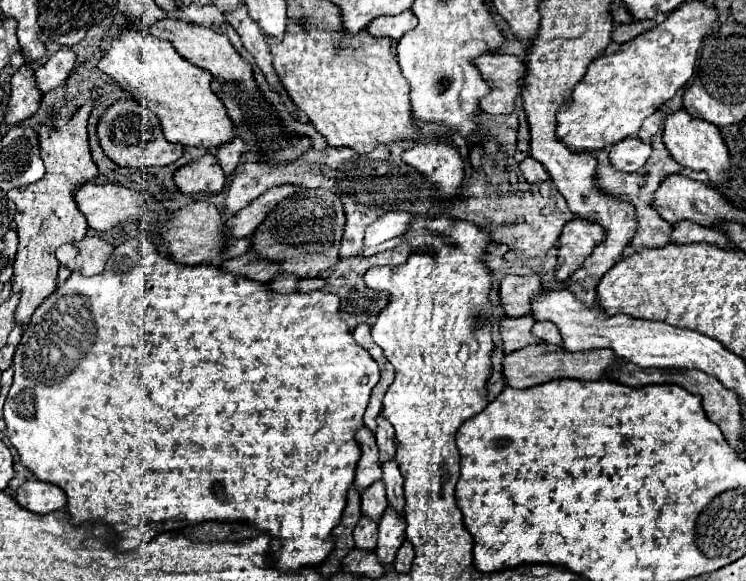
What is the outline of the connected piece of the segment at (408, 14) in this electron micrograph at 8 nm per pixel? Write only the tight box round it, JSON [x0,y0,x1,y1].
[368,10,416,40]

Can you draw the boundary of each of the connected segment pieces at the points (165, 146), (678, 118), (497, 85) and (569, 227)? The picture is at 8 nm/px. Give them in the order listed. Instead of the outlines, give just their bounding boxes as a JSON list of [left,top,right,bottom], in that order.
[[98,100,184,168],[664,110,730,186],[476,54,526,114],[556,218,604,280]]

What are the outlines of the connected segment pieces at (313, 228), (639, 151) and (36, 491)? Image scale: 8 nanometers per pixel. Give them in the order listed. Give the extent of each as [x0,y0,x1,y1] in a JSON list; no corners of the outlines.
[[252,188,346,278],[610,136,652,172],[16,480,66,514]]

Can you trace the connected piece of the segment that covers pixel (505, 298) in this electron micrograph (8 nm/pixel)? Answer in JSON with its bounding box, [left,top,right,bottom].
[502,274,542,316]

